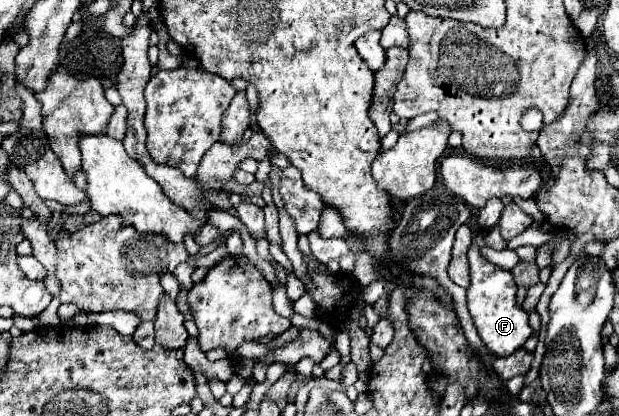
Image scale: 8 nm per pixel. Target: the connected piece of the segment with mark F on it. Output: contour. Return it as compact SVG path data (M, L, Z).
M472 240L468 248L468 262L470 262L470 286L466 292L468 292L468 310L474 320L474 326L492 354L508 356L514 350L522 348L532 334L528 314L520 306L516 306L516 282L508 270L490 264L480 254L476 240Z

